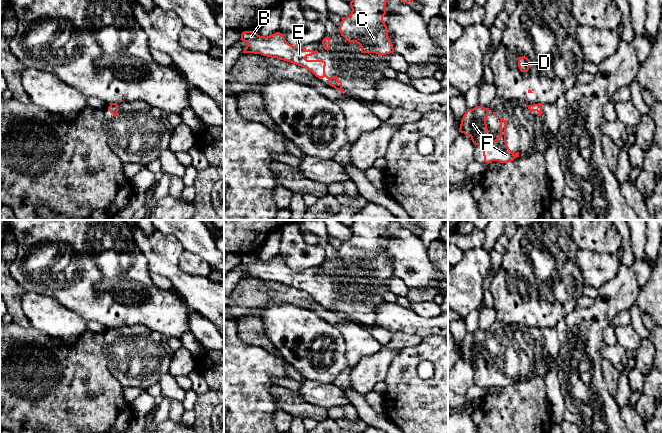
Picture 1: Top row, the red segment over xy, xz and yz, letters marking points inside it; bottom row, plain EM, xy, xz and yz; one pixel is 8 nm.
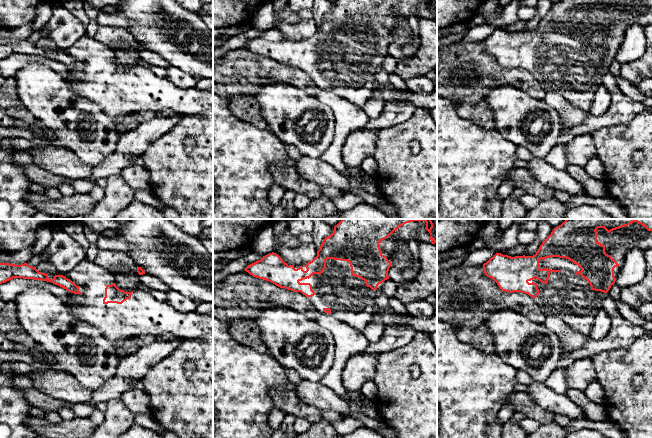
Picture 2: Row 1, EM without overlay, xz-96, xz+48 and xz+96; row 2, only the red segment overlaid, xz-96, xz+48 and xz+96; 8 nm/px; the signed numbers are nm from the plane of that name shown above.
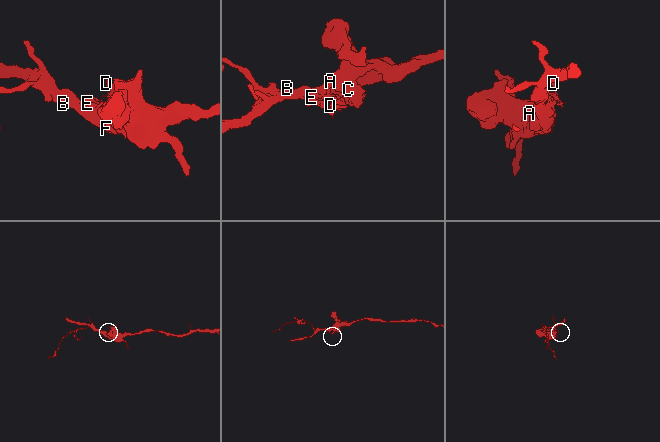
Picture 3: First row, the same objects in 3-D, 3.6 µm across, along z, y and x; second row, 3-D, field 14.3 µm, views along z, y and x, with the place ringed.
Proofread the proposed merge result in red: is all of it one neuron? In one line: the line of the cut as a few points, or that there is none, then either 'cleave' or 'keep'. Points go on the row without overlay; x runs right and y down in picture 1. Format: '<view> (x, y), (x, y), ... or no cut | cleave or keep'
xy (110, 328), (116, 329) | cleave

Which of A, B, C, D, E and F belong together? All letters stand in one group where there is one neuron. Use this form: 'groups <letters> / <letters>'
groups A B C E F / D

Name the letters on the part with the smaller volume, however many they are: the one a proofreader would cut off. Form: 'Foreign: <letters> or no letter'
Foreign: D

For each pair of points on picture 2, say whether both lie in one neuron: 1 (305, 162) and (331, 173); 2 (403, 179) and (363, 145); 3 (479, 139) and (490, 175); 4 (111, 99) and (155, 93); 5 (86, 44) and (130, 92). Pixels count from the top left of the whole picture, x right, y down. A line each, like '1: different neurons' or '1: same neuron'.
1: same neuron
2: different neurons
3: same neuron
4: same neuron
5: same neuron

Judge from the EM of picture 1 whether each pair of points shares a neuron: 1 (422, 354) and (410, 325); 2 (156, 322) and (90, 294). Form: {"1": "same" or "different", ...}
{"1": "different", "2": "same"}

